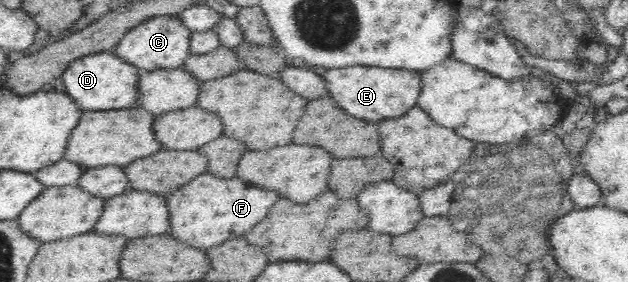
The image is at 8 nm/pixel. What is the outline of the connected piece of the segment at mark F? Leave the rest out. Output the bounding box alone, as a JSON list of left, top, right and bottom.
[166,170,280,248]

